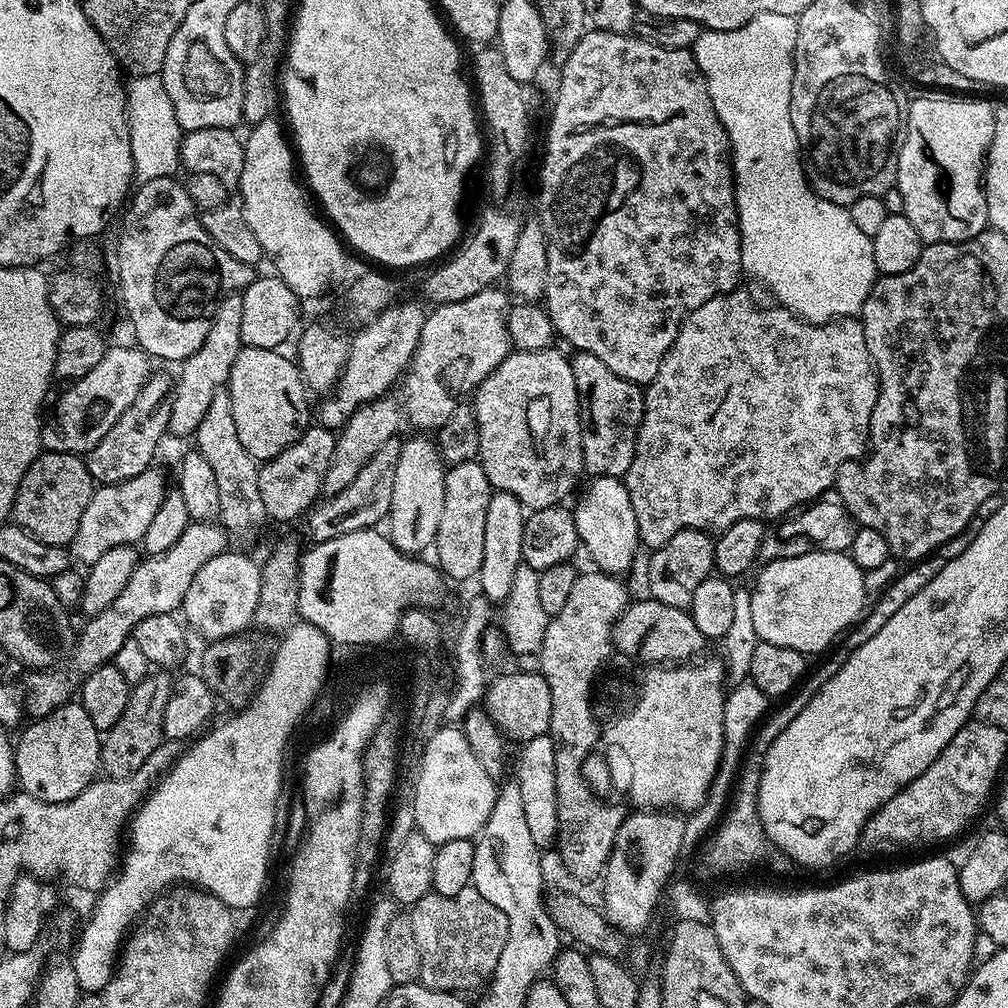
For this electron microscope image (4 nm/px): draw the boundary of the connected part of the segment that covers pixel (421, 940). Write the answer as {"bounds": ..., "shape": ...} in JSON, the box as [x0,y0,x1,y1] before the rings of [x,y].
{"bounds":[410,886,508,994],"shape":[[[471,886],[458,890],[453,896],[431,891],[426,898],[411,905],[410,915],[418,954],[422,954],[419,983],[430,990],[457,994],[468,994],[479,984],[480,987],[487,985],[494,966],[498,966],[508,933],[506,914],[502,914],[494,902],[486,902]]]}

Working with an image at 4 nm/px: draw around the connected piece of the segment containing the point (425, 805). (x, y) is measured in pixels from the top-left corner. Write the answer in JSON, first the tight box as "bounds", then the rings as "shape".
{"bounds":[416,726,497,846],"shape":[[[441,726],[427,739],[418,760],[416,827],[438,846],[455,840],[472,840],[490,818],[490,810],[494,810],[497,781],[482,770],[459,727]]]}

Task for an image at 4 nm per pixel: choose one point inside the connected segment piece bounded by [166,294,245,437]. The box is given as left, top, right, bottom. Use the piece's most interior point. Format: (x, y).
(207, 371)

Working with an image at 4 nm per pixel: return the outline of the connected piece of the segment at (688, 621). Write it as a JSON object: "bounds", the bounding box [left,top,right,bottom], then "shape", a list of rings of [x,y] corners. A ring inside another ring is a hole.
{"bounds":[612,598,706,666],"shape":[[[645,598],[633,599],[616,619],[612,628],[612,642],[615,651],[630,656],[633,661],[641,660],[644,666],[675,666],[699,657],[699,652],[706,645],[706,638],[702,630],[694,626],[694,618],[685,609]]]}

